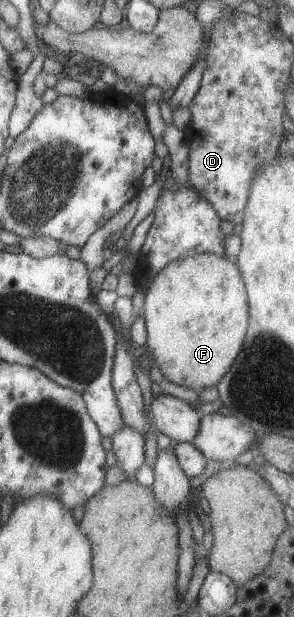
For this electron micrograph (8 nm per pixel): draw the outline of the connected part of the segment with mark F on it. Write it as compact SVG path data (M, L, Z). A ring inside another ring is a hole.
M197 253L171 261L151 279L143 294L145 350L157 364L161 376L177 386L191 388L195 393L216 386L233 364L237 352L241 350L247 330L246 290L235 260L228 256Z

